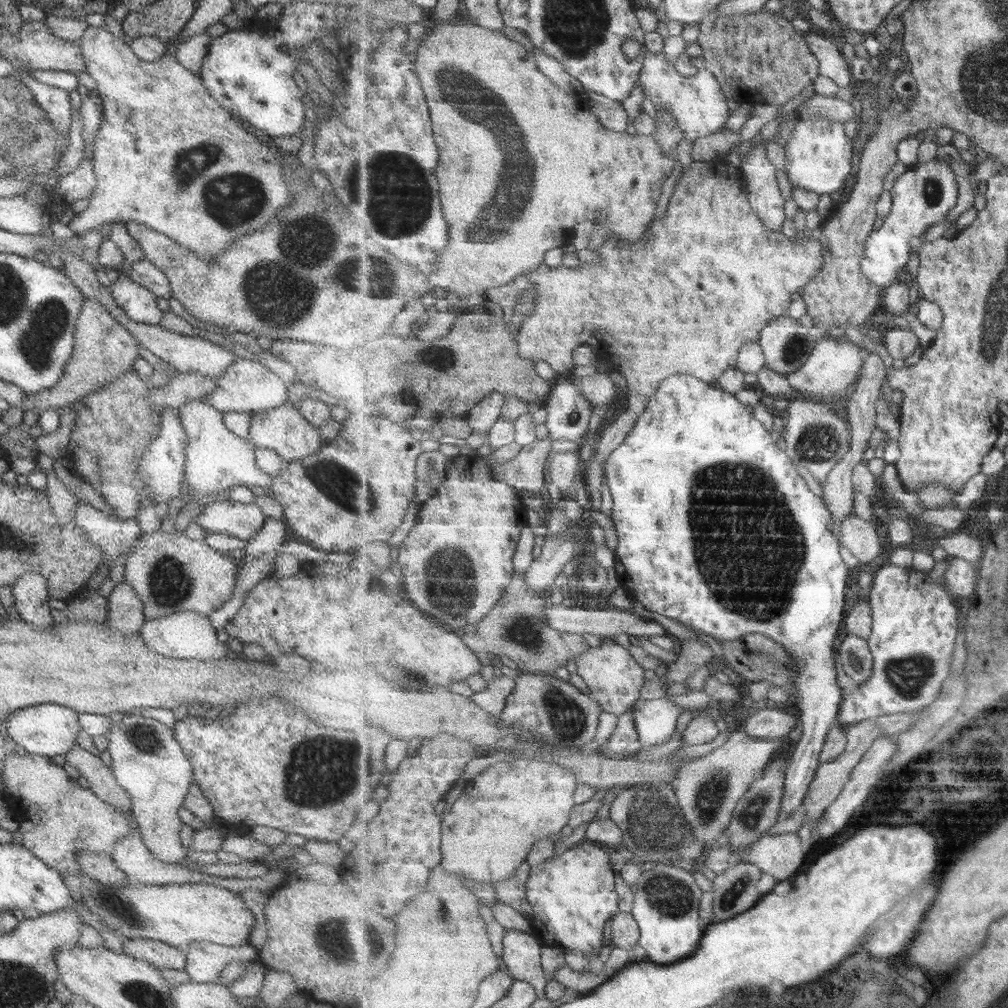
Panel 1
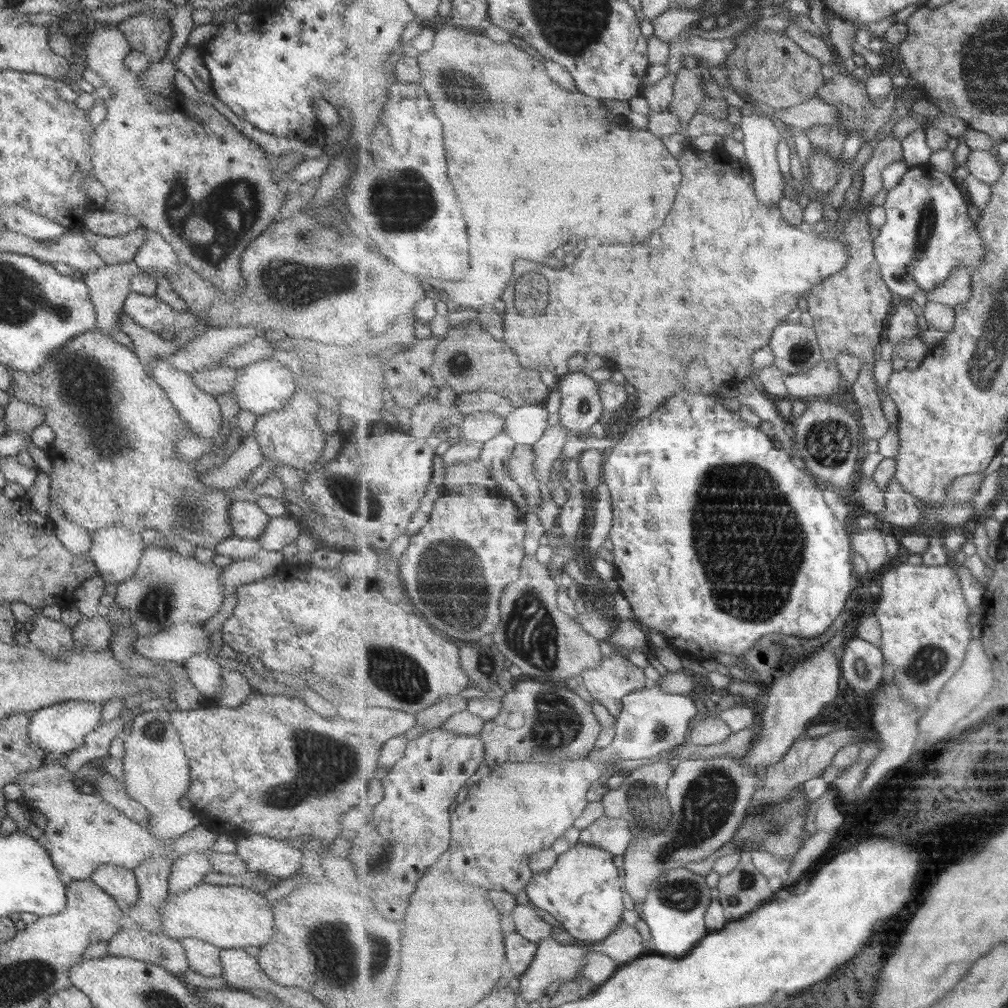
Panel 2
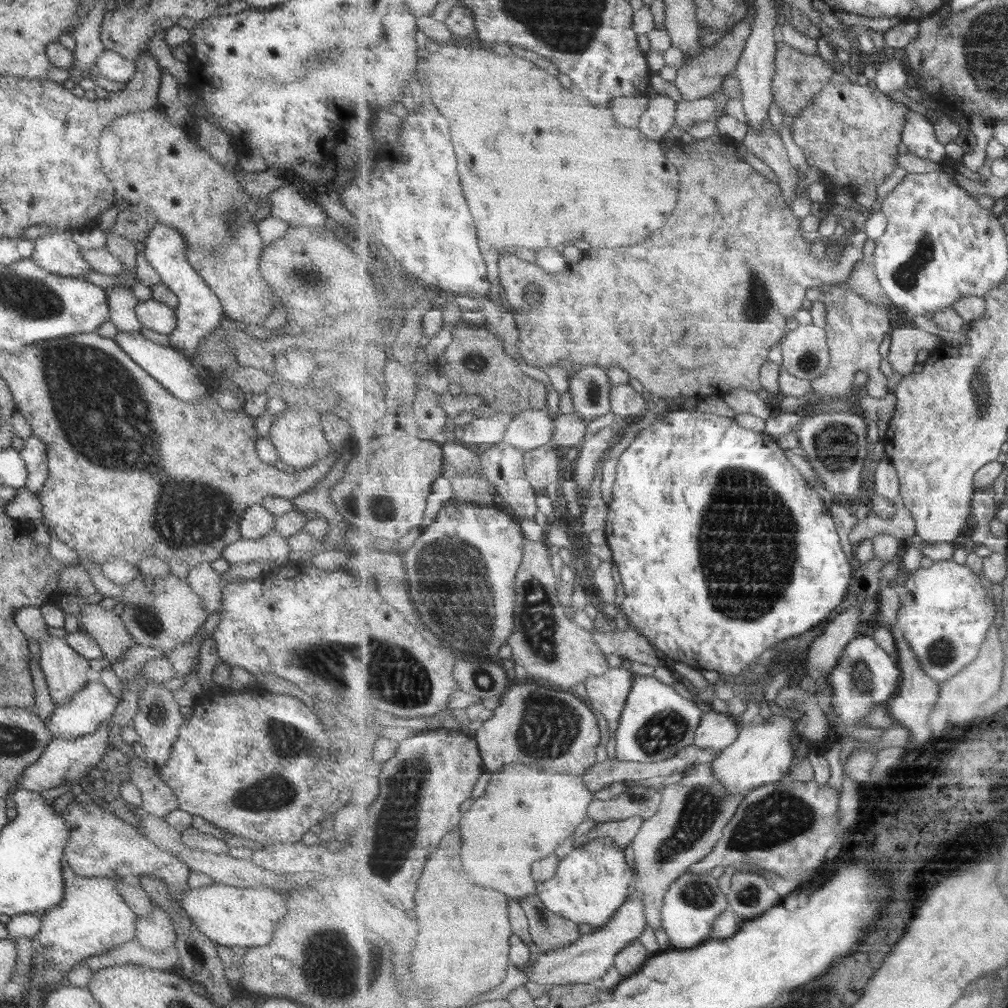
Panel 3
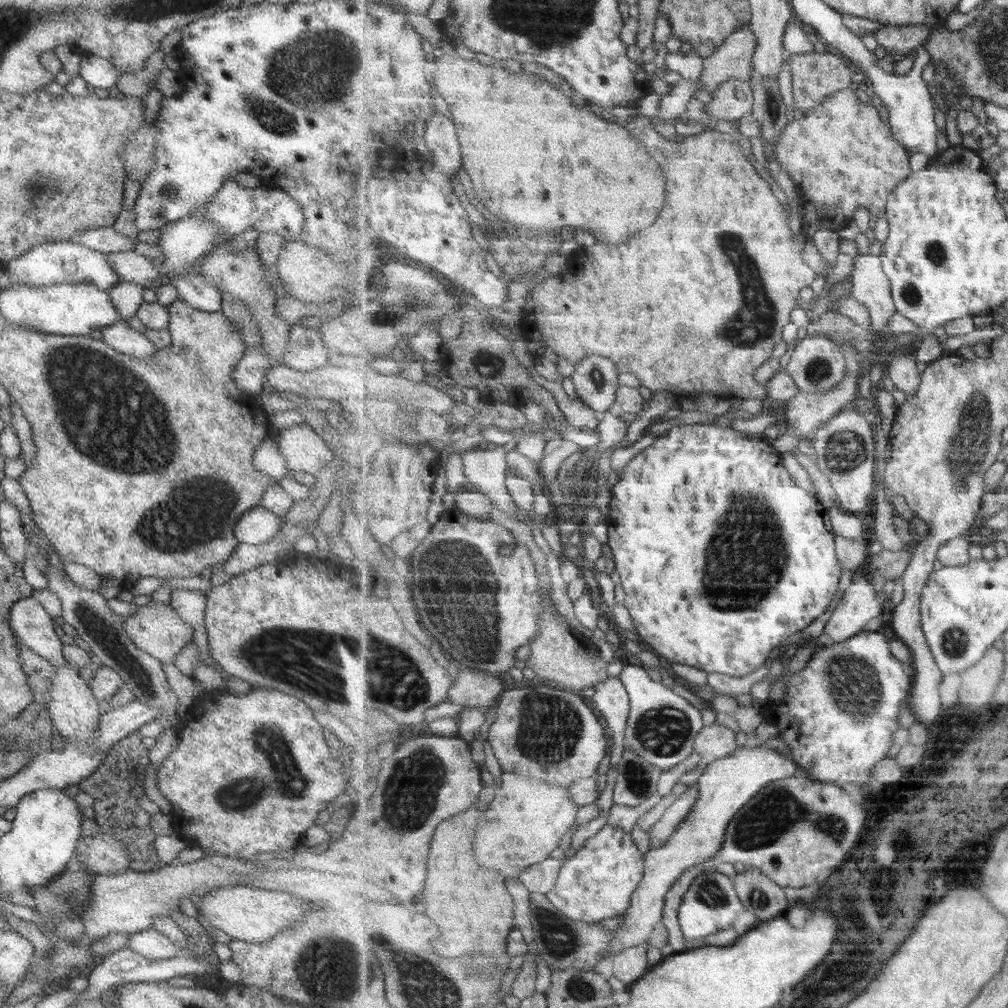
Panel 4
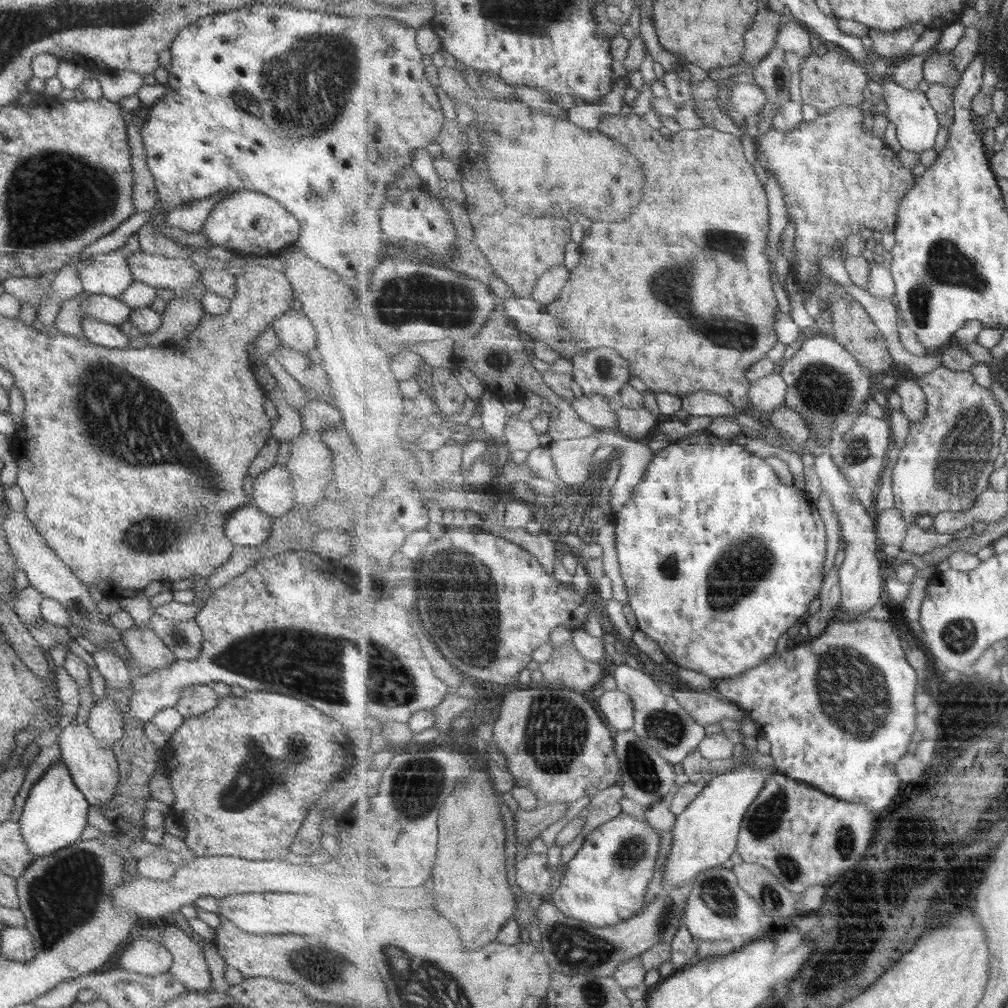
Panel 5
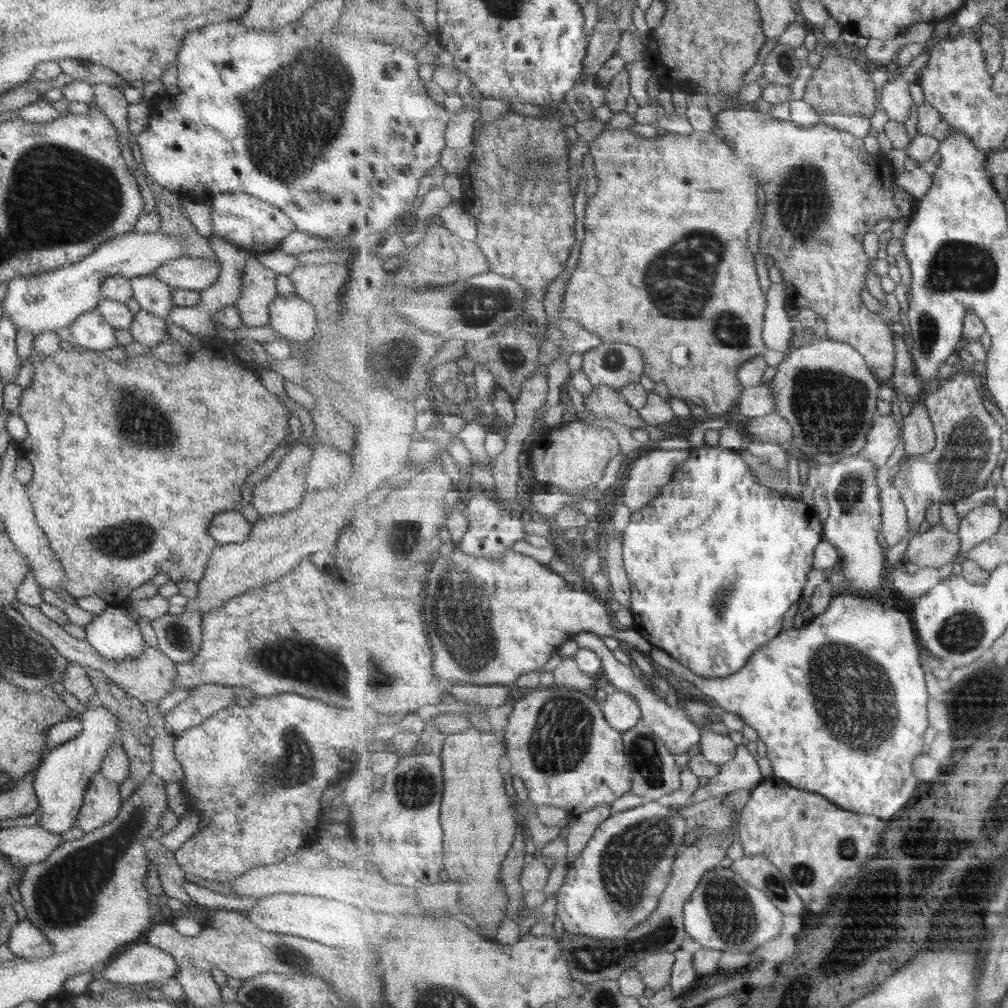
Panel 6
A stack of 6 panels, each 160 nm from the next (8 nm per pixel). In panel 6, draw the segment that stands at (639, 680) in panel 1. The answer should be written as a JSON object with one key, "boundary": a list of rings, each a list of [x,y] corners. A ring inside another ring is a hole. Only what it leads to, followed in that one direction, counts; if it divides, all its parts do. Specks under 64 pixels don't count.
{"boundary":[[[619,690],[606,697],[606,701],[602,704],[602,711],[605,712],[609,724],[623,733],[635,728],[642,720],[641,708],[636,699]],[[605,804],[570,818],[570,823],[567,826],[568,836],[566,838],[568,841],[566,858],[568,863],[576,862],[577,858],[581,856],[581,852],[587,848],[588,842],[595,834],[597,828],[599,828],[599,825],[611,815],[611,805]]]}

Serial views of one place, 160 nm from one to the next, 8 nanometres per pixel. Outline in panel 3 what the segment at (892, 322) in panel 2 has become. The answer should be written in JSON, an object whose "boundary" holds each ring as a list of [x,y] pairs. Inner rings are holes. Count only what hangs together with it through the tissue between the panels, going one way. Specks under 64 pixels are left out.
{"boundary":[[[912,322],[897,326],[891,331],[891,343],[889,348],[888,362],[892,370],[902,375],[902,378],[920,368],[917,364],[919,350],[928,350],[937,353],[945,346],[943,339],[916,328]]]}

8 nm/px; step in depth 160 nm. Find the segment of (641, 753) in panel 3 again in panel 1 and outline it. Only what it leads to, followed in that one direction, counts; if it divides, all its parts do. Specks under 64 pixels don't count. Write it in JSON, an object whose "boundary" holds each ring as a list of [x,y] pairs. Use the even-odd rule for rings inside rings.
{"boundary":[[[669,697],[660,699],[639,699],[631,708],[640,741],[645,749],[669,742],[677,730],[677,720],[683,710]]]}

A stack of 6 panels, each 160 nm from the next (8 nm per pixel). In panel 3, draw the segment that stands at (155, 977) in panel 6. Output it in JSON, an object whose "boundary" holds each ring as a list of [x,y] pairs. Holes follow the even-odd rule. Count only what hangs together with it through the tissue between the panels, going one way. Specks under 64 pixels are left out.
{"boundary":[[[151,902],[151,914],[135,918],[135,940],[145,950],[159,952],[174,946],[176,935],[171,920]]]}

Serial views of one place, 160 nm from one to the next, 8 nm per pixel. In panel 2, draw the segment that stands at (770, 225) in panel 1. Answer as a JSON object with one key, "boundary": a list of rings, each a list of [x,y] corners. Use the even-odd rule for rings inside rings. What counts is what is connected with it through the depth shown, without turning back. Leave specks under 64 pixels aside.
{"boundary":[[[745,104],[741,108],[740,129],[744,133],[744,139],[742,144],[745,148],[745,161],[743,163],[745,168],[752,170],[754,181],[756,182],[757,196],[766,205],[780,206],[780,200],[785,195],[783,188],[783,172],[779,168],[779,162],[777,162],[777,144],[779,140],[782,140],[781,132],[777,130],[775,124],[769,117],[764,117],[754,111],[751,105]]]}

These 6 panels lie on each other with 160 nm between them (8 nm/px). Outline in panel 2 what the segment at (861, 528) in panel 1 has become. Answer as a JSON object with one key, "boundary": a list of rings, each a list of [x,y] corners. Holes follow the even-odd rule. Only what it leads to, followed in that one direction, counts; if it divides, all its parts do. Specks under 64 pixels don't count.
{"boundary":[[[861,529],[853,535],[853,548],[862,557],[868,570],[879,570],[888,563],[887,544],[879,529]]]}

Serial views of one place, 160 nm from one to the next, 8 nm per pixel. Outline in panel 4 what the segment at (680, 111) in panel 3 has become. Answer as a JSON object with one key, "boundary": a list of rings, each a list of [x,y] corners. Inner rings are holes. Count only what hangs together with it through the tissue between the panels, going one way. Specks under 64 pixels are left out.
{"boundary":[[[730,79],[721,84],[710,102],[705,102],[706,111],[719,120],[739,121],[752,114],[754,94],[749,82]]]}

